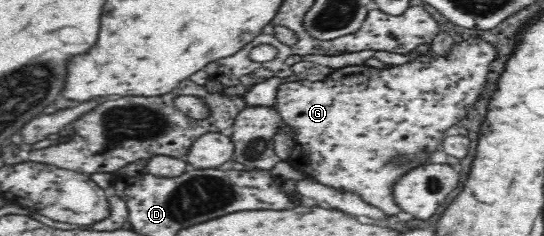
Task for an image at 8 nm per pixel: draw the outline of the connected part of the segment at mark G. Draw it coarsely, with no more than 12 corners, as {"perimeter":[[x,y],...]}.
{"perimeter":[[489,42],[279,84],[289,164],[399,214],[391,184],[483,92]]}

